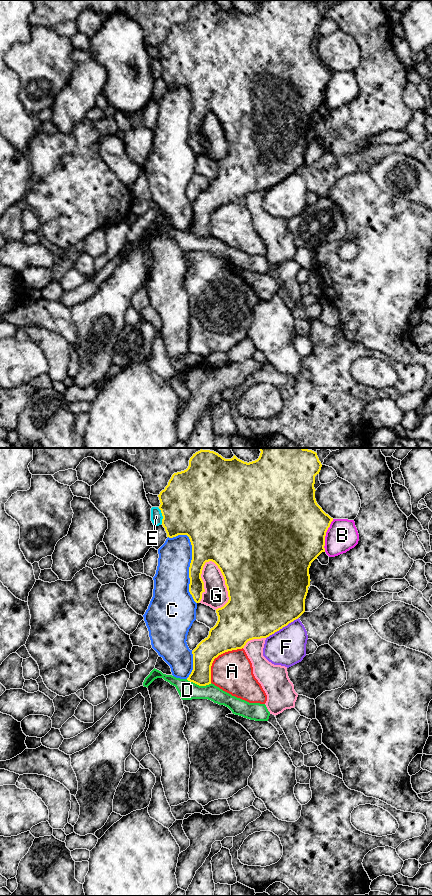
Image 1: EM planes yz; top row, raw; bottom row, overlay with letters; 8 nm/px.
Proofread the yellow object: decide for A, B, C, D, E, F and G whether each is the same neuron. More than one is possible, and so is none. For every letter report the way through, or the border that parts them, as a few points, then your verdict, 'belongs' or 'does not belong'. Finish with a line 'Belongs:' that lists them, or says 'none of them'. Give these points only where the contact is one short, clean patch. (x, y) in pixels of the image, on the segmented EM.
A: does not belong
B: does not belong
C: does not belong
D: border along yz (186, 679), (199, 685), (211, 683); does not belong
E: does not belong
F: does not belong
G: does not belong
Belongs: none of them

